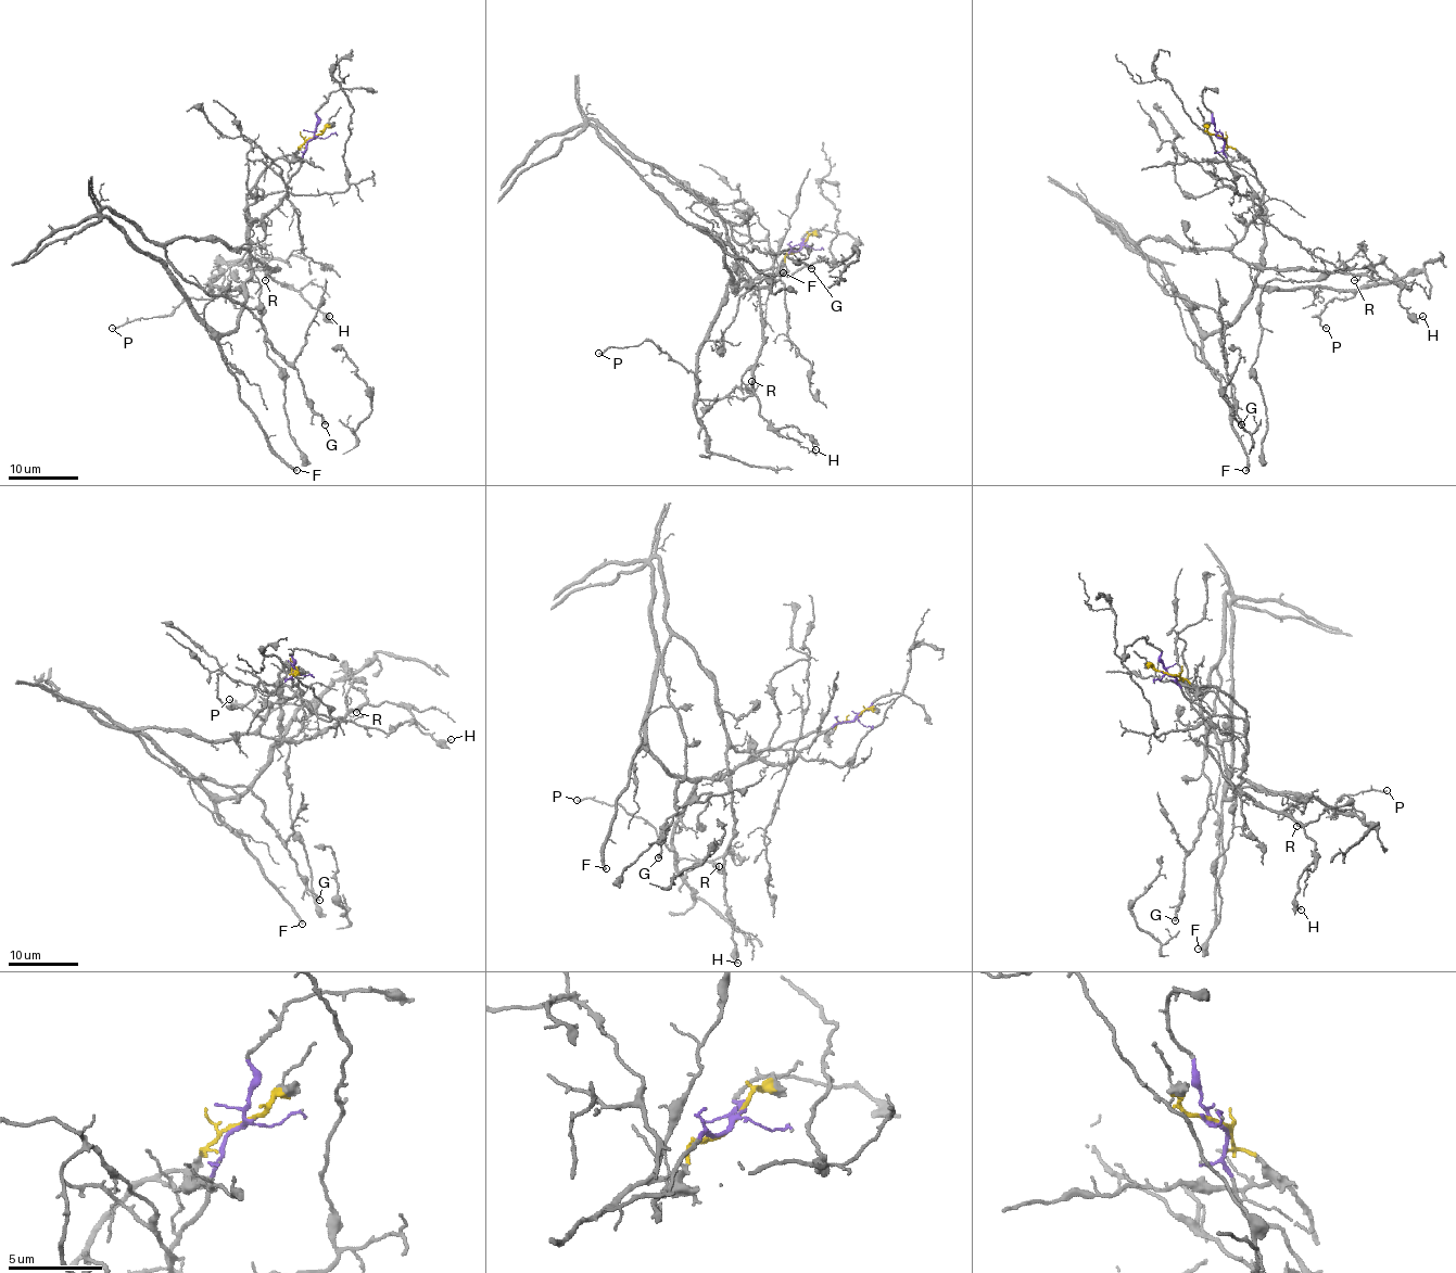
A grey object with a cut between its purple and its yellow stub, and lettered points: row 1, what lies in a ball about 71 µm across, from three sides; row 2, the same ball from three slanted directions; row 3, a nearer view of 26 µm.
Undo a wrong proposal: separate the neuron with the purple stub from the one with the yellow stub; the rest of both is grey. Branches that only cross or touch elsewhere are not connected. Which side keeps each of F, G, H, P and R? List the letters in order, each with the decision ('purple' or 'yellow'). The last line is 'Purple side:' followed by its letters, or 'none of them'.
F: yellow
G: purple
H: purple
P: yellow
R: purple
Purple side: G, H, R

